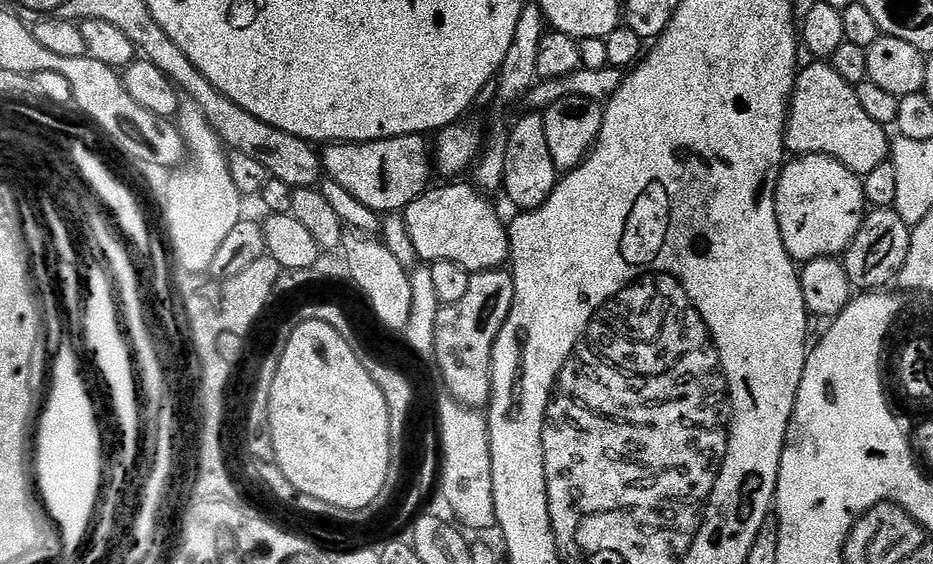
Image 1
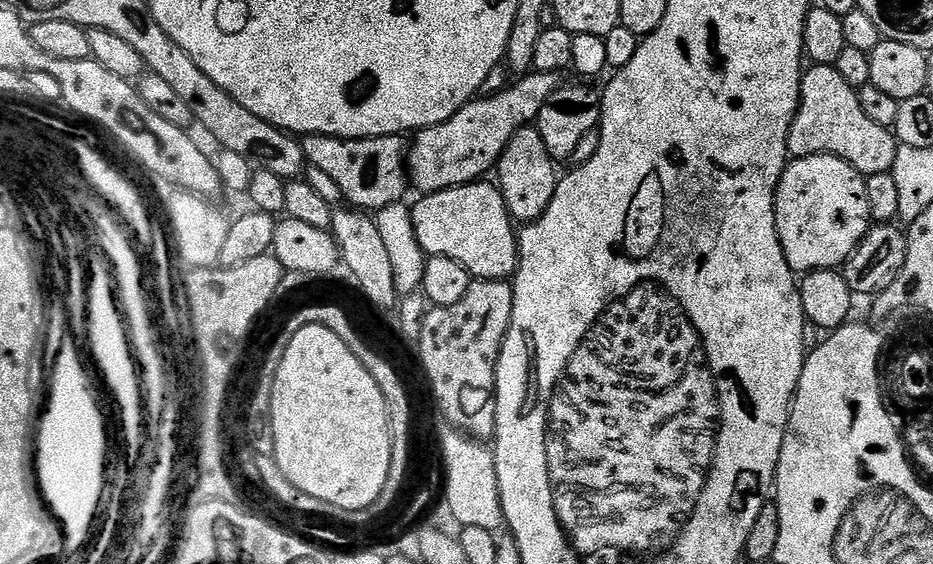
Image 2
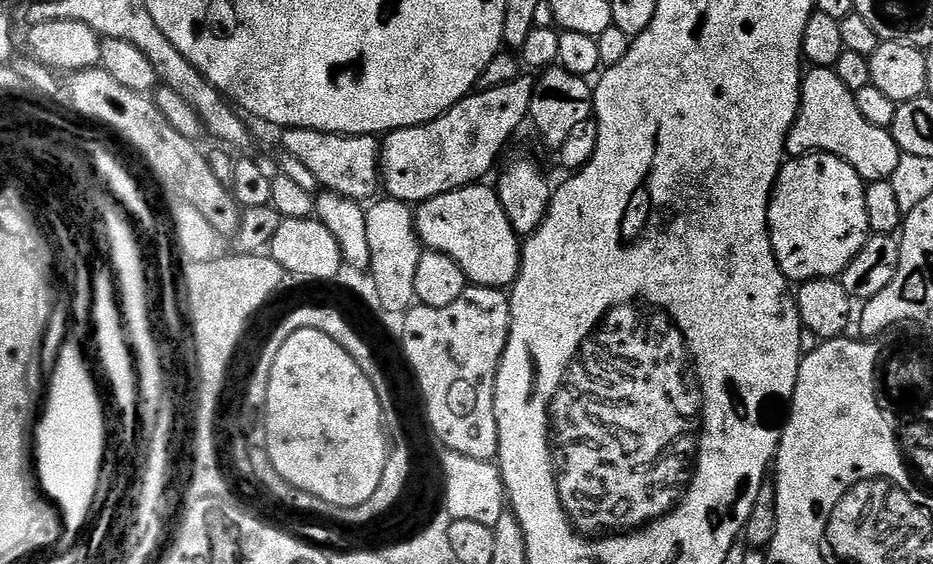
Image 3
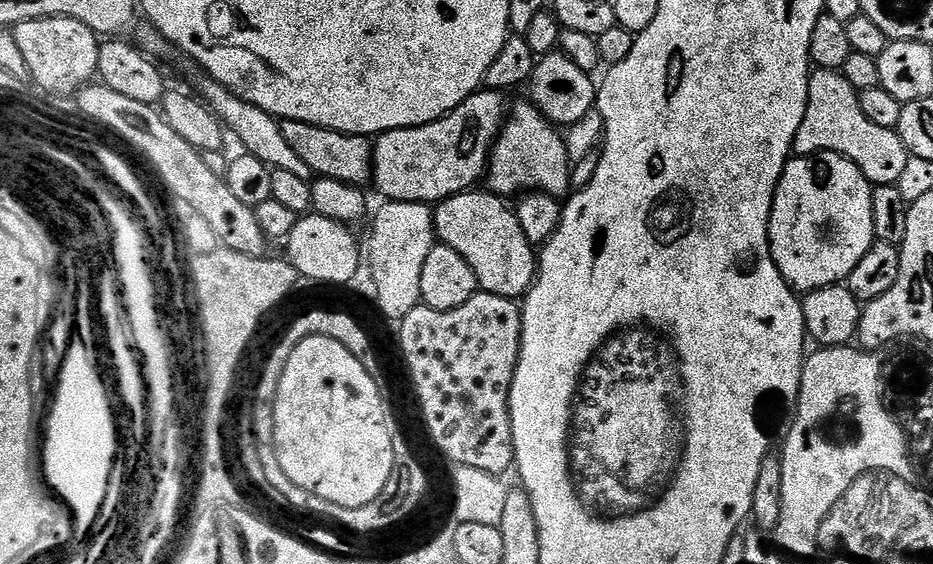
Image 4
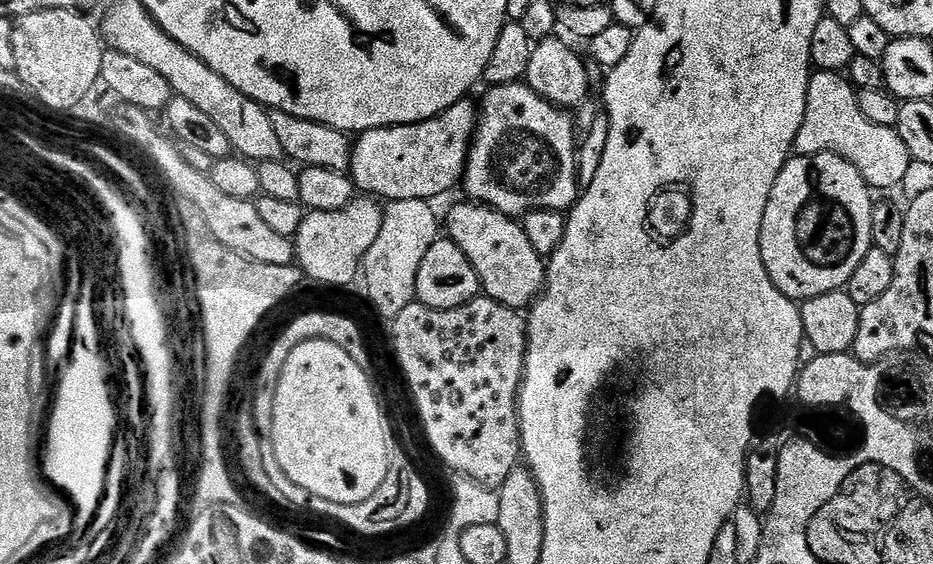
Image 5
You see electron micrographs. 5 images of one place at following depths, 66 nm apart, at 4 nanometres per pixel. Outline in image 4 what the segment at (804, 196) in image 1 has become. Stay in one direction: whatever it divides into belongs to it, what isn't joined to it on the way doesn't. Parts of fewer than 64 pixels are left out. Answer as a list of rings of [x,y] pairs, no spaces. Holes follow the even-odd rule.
[[[818,152],[814,156],[789,159],[776,187],[768,223],[768,241],[774,266],[797,294],[807,294],[831,284],[844,284],[848,275],[866,258],[866,250],[877,243],[872,209],[873,185],[844,156],[836,152]]]

